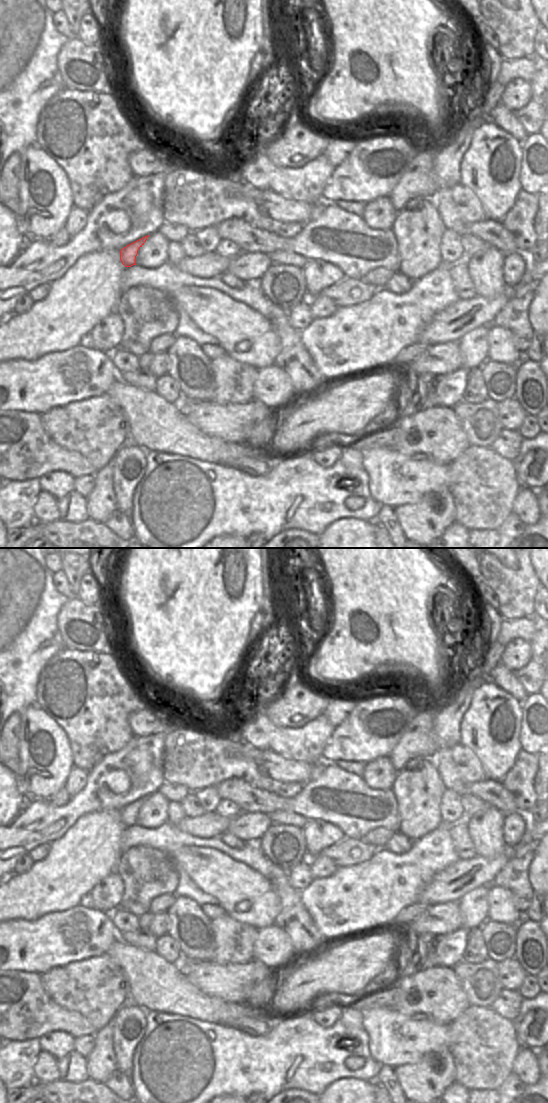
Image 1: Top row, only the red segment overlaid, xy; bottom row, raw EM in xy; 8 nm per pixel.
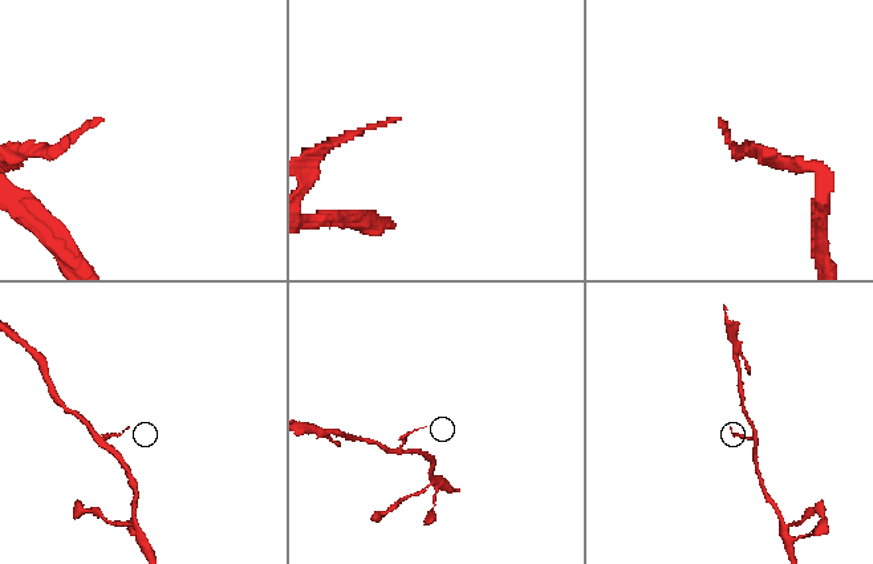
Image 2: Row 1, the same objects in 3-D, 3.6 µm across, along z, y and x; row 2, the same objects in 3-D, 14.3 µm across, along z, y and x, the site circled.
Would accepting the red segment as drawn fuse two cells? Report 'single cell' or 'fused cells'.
single cell

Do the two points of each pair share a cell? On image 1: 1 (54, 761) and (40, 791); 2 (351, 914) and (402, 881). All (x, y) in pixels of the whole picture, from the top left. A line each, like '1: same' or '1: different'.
1: same
2: same

